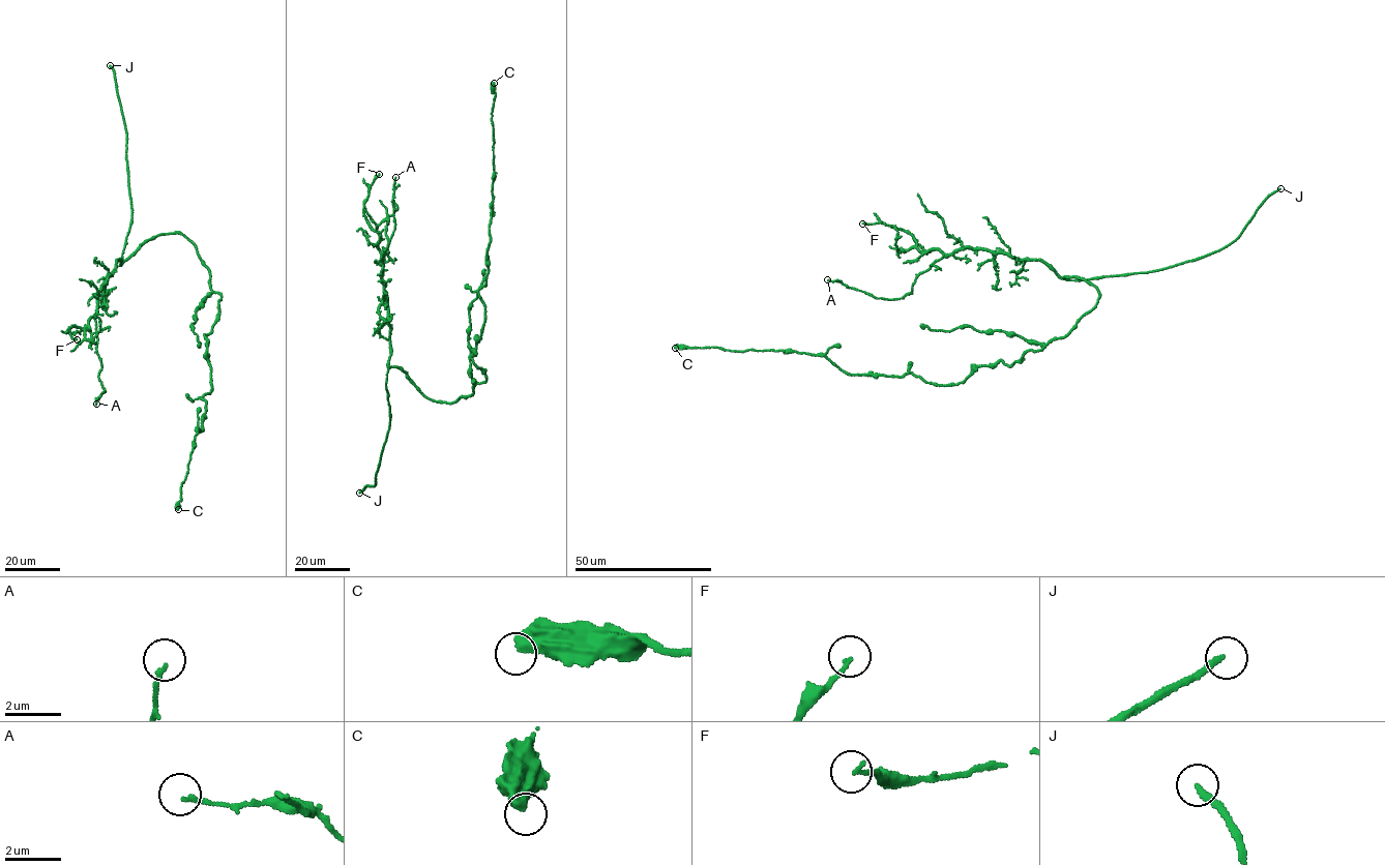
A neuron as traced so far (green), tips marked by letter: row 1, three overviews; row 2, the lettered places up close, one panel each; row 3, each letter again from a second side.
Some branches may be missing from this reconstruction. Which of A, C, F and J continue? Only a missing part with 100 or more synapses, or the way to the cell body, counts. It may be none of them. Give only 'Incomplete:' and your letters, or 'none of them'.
Incomplete: J

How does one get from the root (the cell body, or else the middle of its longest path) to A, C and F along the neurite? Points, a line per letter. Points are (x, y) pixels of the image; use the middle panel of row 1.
A: (473, 385), (472, 395), (451, 403), (434, 400), (407, 373), (388, 365), (382, 258), (394, 230), (395, 177)
C: (473, 385), (485, 380), (472, 355), (485, 315), (478, 291), (489, 270), (494, 83)
F: (473, 385), (472, 395), (434, 400), (407, 373), (388, 365), (379, 236), (363, 211), (379, 174)

